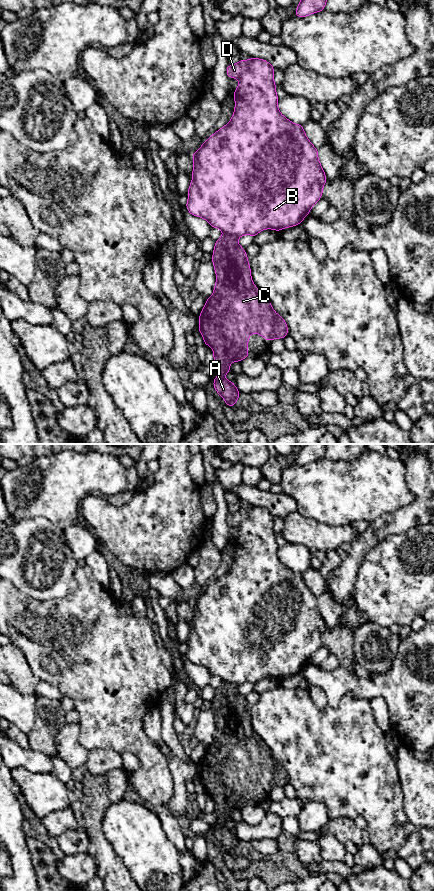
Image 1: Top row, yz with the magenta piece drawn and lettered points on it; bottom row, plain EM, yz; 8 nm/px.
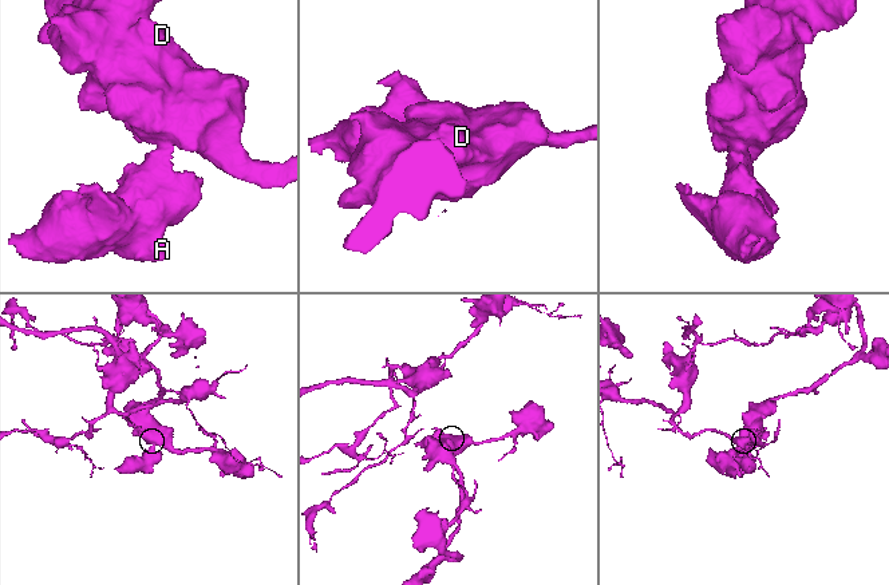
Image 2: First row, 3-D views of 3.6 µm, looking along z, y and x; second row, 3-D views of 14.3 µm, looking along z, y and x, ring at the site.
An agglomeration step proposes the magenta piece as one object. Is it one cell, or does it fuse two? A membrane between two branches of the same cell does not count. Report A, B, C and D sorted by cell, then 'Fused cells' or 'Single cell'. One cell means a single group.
Groups: A C / B D. Fused cells

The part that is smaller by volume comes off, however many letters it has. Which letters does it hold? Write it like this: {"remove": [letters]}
{"remove": ["A", "C"]}

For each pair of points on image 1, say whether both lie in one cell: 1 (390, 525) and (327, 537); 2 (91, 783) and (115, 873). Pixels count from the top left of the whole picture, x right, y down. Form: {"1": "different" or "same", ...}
{"1": "different", "2": "same"}

